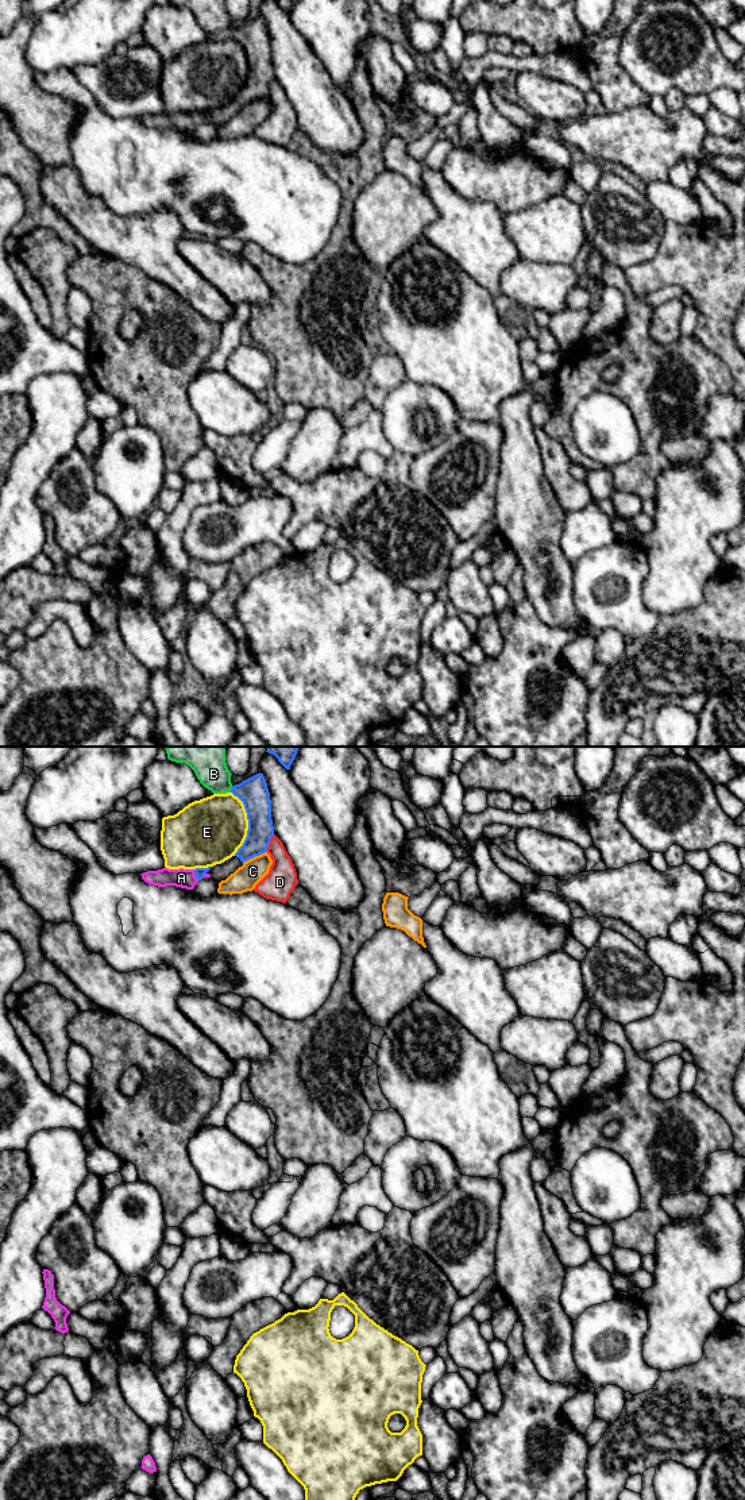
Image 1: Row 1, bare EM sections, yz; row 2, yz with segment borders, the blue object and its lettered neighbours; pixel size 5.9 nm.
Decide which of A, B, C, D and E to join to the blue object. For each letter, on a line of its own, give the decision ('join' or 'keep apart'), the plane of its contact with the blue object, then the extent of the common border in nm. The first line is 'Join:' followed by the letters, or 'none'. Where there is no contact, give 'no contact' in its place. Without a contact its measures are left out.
Join: A
A: join; contact in yz; length 80 nm
B: keep apart; contact in yz; length 50 nm
C: keep apart; contact in yz; length 160 nm
D: keep apart; contact in yz; length 120 nm
E: keep apart; contact in yz; length 380 nm

